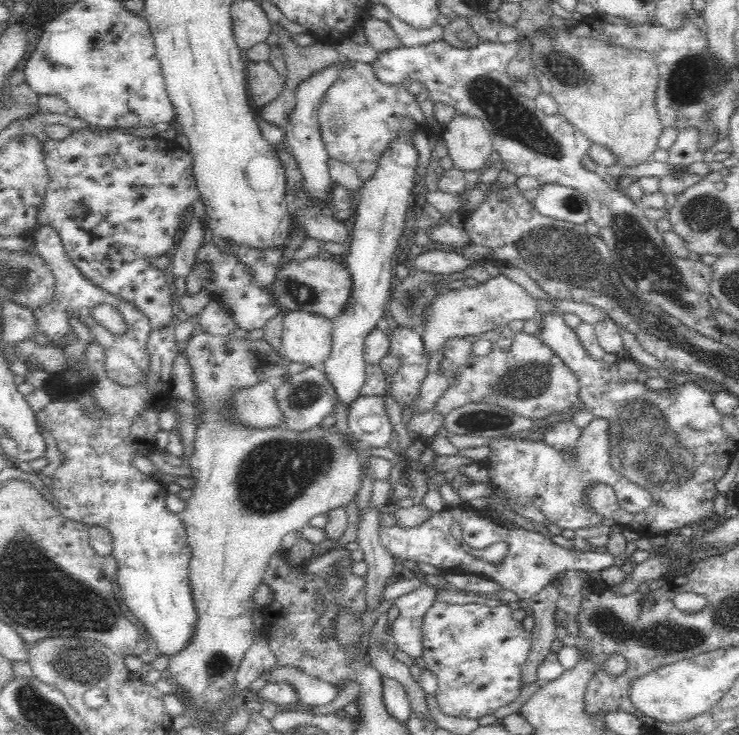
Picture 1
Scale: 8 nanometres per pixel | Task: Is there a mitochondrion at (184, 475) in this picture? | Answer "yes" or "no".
no

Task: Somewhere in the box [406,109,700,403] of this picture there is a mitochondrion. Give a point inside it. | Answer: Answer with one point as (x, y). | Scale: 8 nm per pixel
(640, 260)

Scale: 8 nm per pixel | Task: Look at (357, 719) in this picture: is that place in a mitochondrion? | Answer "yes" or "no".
no

